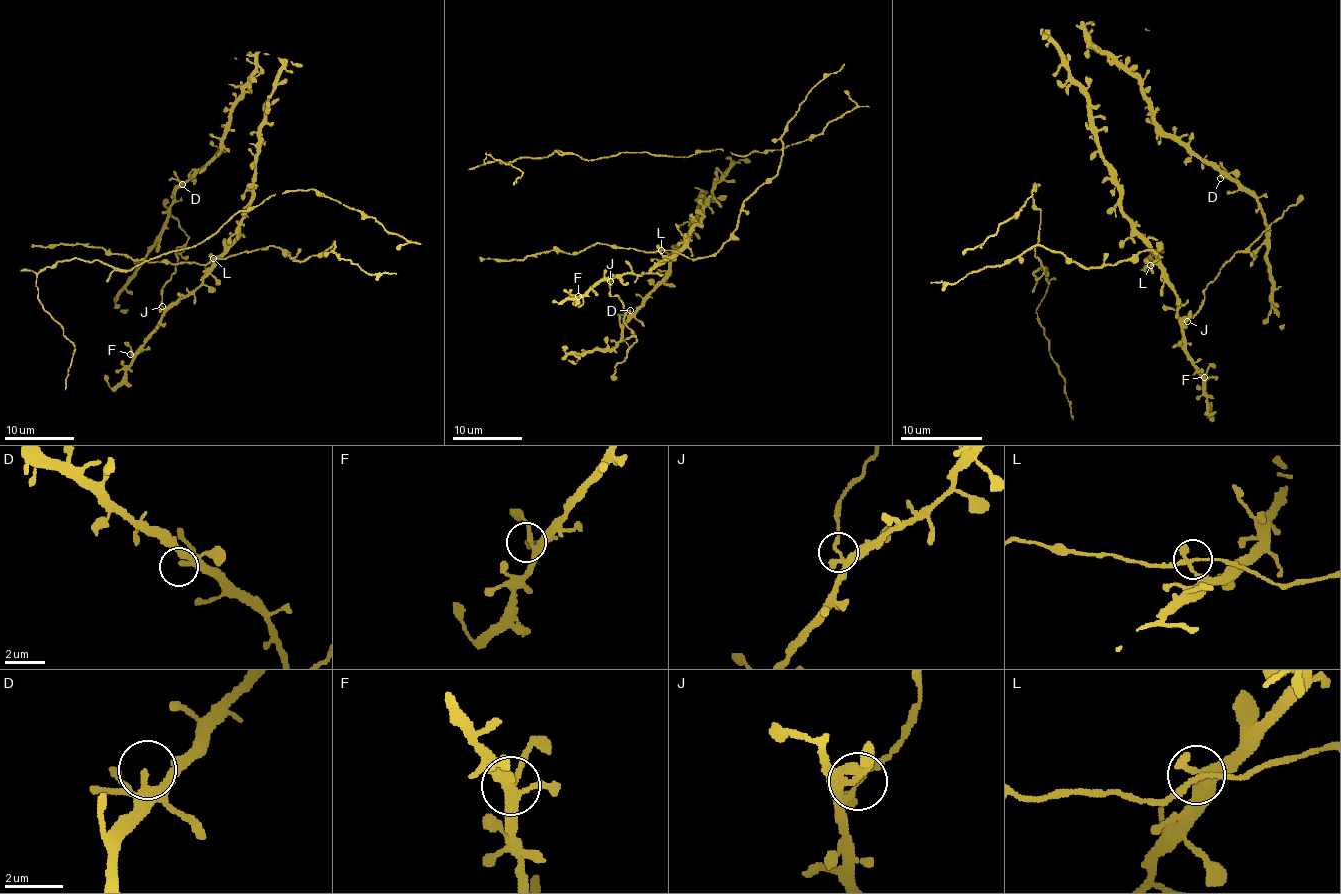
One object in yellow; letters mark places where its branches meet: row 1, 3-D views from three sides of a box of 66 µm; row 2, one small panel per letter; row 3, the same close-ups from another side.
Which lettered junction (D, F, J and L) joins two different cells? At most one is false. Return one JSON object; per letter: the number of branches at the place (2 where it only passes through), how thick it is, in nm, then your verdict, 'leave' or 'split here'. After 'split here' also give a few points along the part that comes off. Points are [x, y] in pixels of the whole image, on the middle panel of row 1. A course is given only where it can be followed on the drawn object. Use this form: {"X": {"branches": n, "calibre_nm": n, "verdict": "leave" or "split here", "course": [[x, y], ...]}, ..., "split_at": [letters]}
{"D": {"branches": 3, "calibre_nm": 190, "verdict": "leave"}, "F": {"branches": 4, "calibre_nm": 280, "verdict": "leave"}, "J": {"branches": 4, "calibre_nm": 130, "verdict": "split here", "course": [[609, 282], [609, 294], [618, 297], [625, 310], [623, 322], [635, 337], [625, 358], [614, 367], [613, 379]]}, "L": {"branches": 4, "calibre_nm": 190, "verdict": "leave"}, "split_at": ["J"]}

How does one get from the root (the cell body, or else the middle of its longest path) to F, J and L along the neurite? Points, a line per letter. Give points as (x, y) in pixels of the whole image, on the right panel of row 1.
F: (1013, 260), (1044, 246), (1091, 268), (1152, 250), (1161, 258), (1150, 264), (1179, 301), (1183, 350), (1204, 377)
J: (1013, 260), (1044, 246), (1091, 268), (1152, 250), (1161, 258), (1150, 264), (1161, 266), (1187, 322)
L: (1013, 260), (1035, 246), (1044, 246), (1087, 268), (1132, 260), (1146, 250), (1152, 250), (1161, 258), (1150, 264)

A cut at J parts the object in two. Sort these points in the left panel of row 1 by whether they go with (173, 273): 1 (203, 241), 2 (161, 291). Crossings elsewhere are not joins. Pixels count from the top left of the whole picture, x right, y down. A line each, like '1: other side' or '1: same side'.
1: other side
2: same side

